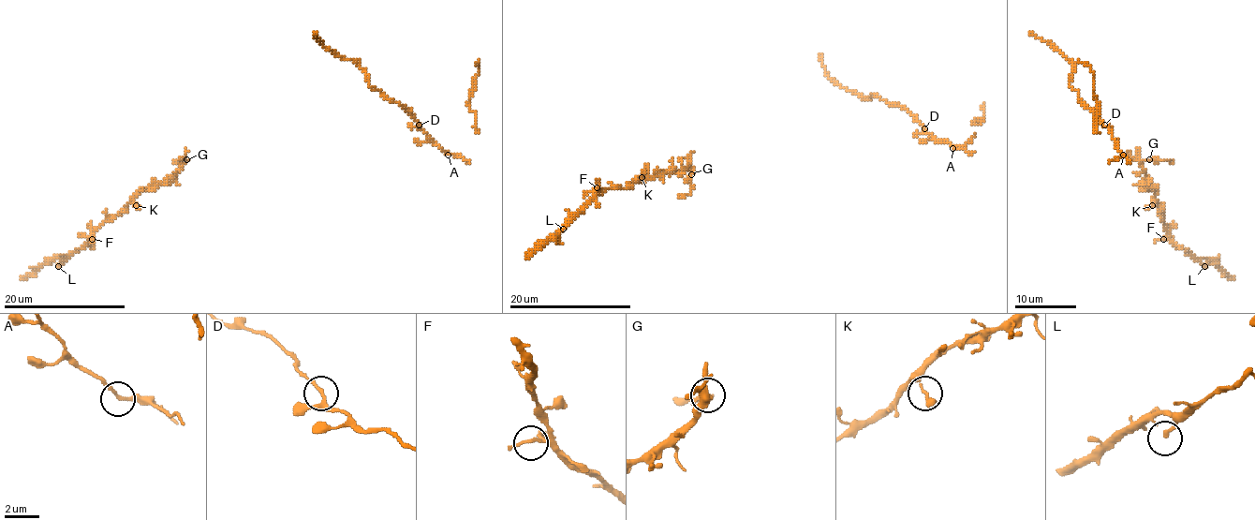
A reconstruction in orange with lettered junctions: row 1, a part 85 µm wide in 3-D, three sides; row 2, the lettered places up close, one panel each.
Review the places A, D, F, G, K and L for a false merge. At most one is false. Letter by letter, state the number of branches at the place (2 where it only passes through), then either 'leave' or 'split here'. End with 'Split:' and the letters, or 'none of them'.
A: branches 2; leave
D: branches 3; leave
F: branches 3; leave
G: branches 2; leave
K: branches 2; leave
L: branches 1; leave
Split: none of them

